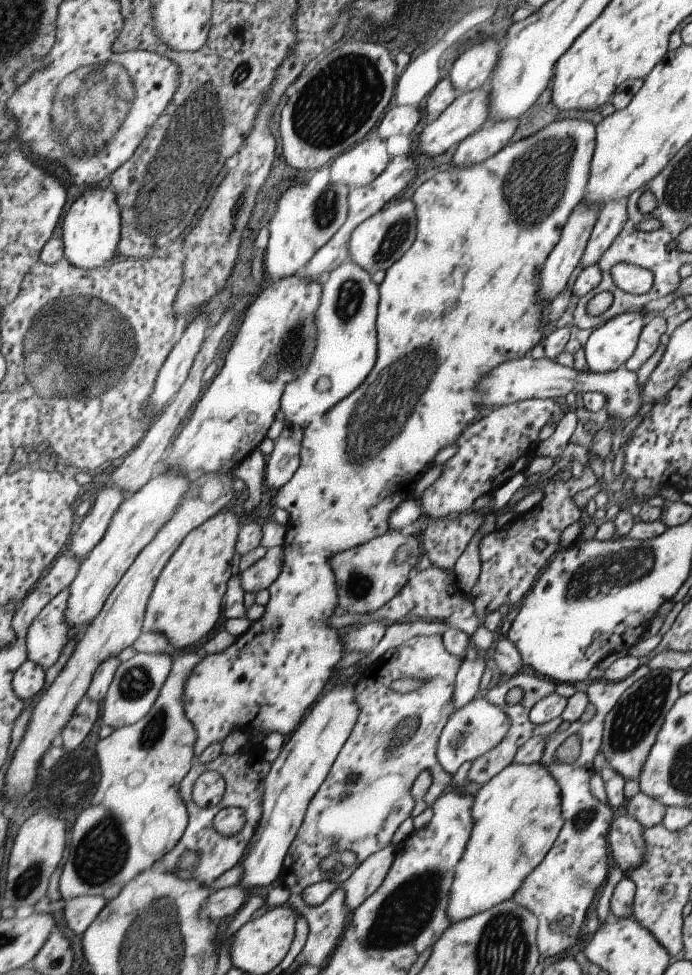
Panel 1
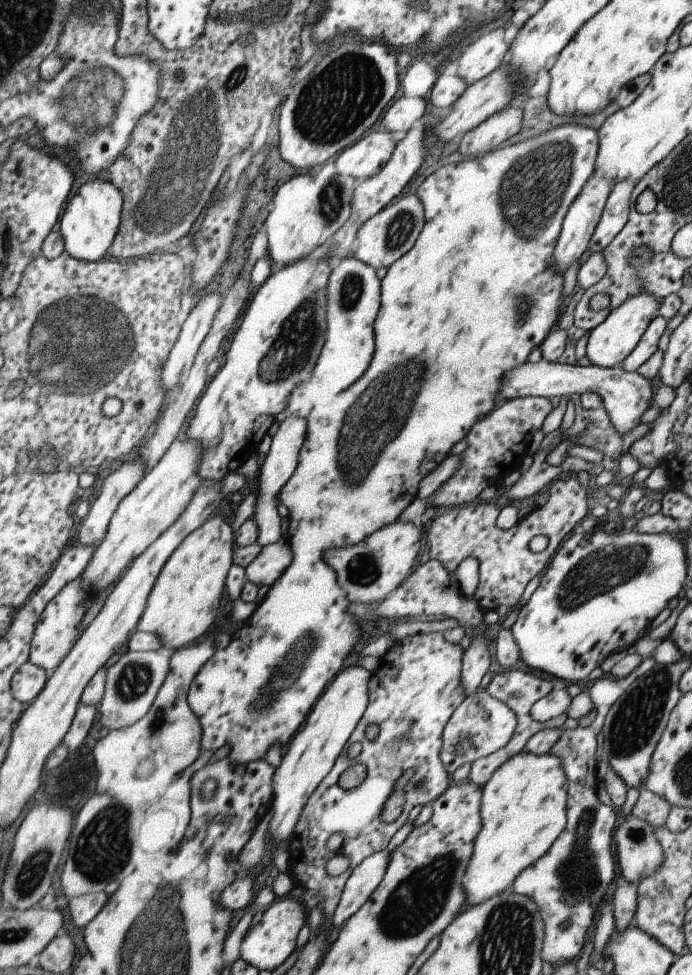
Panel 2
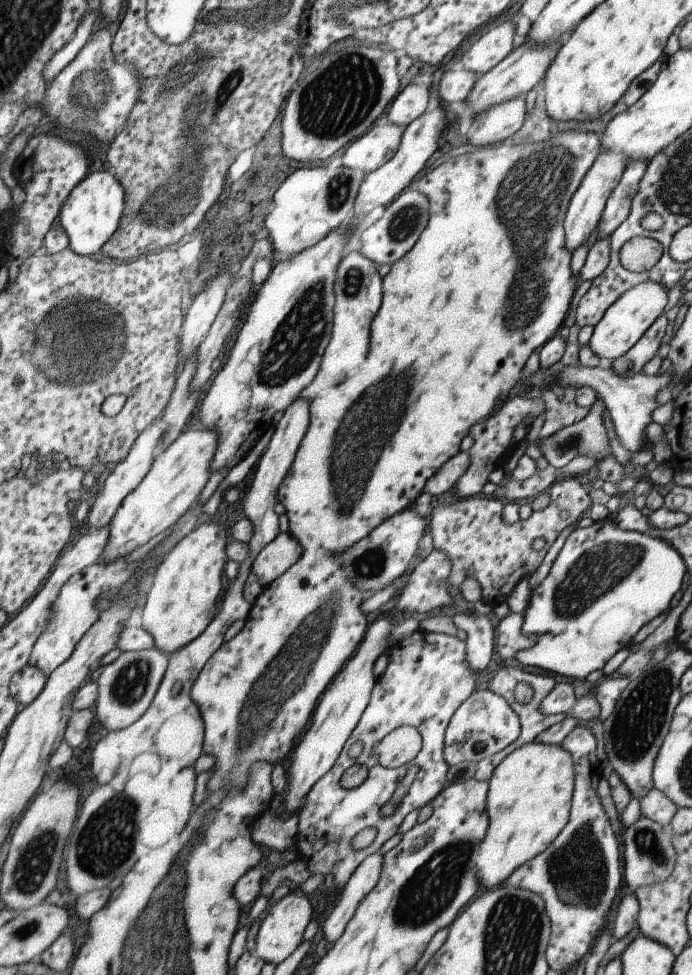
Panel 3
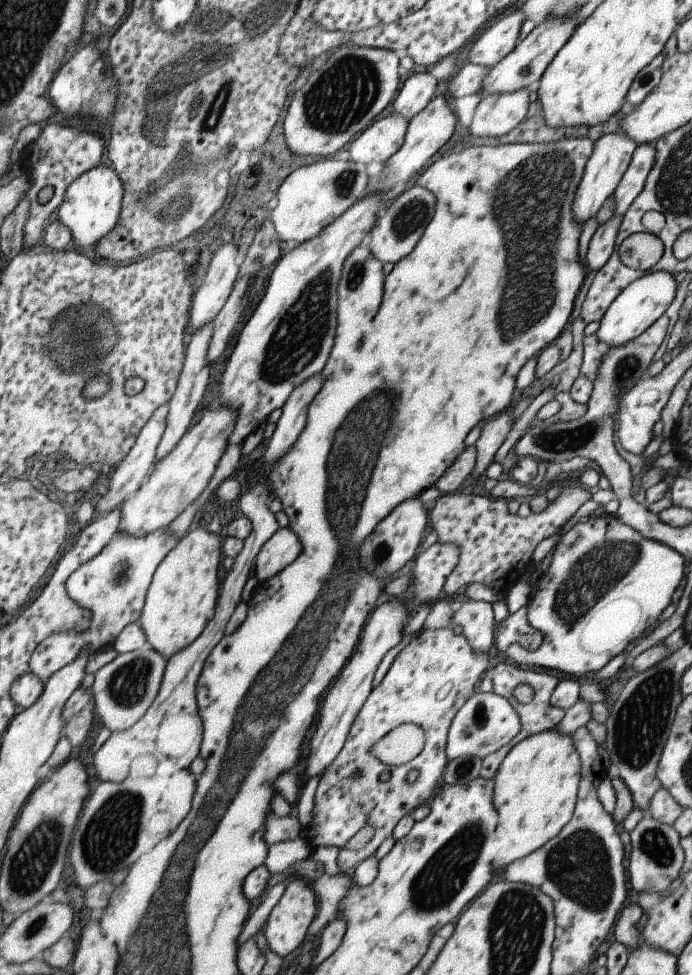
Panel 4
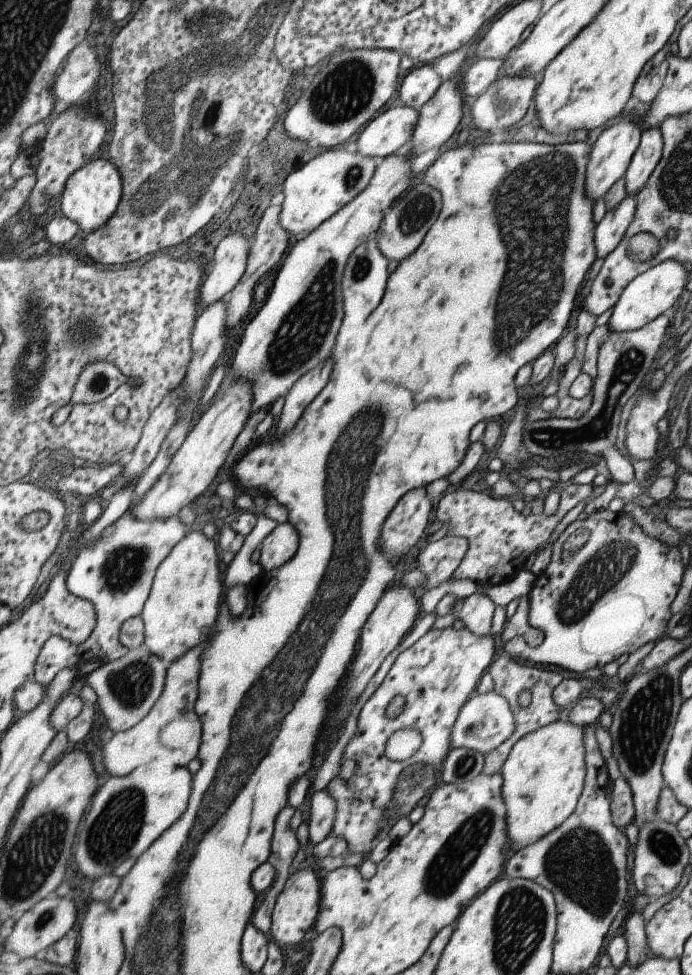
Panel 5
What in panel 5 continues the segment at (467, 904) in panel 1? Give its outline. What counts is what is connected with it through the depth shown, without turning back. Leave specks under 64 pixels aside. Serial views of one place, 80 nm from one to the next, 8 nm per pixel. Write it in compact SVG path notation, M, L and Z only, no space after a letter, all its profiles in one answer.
M567 716L536 728L512 742L501 765L501 796L505 803L506 839L512 852L545 836L573 812L581 794L584 776L585 726L569 722Z

